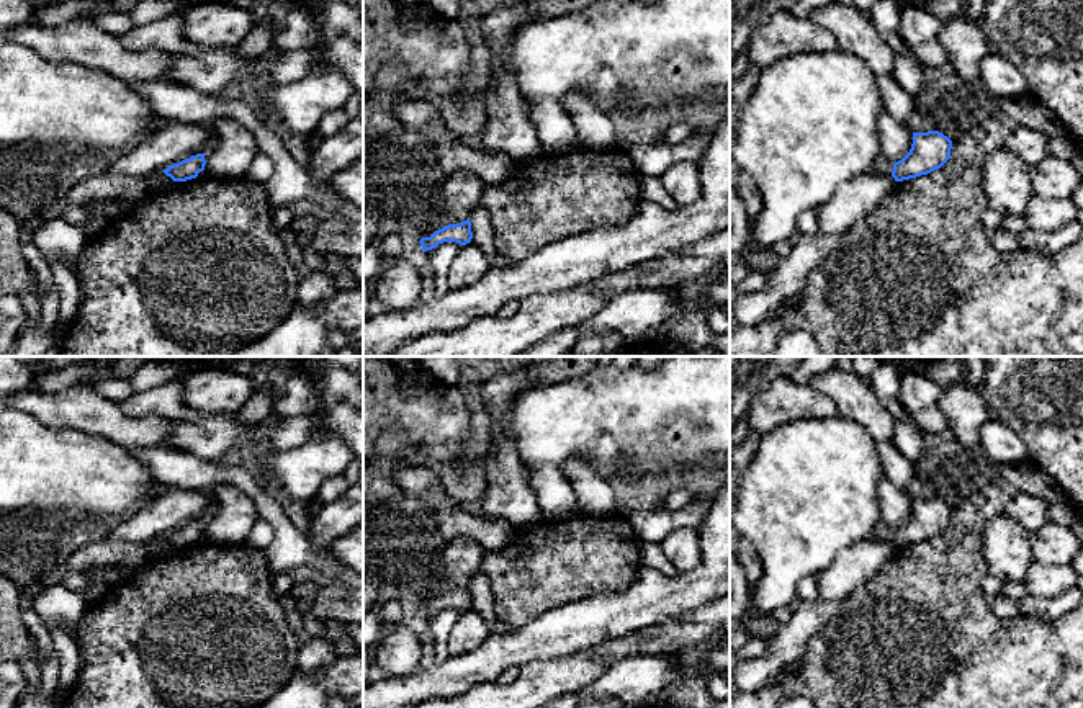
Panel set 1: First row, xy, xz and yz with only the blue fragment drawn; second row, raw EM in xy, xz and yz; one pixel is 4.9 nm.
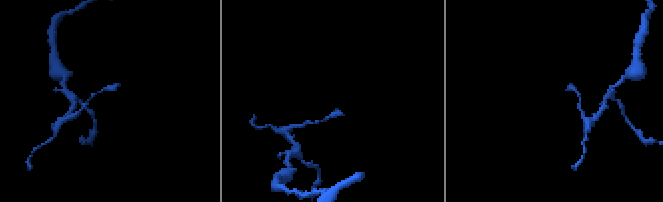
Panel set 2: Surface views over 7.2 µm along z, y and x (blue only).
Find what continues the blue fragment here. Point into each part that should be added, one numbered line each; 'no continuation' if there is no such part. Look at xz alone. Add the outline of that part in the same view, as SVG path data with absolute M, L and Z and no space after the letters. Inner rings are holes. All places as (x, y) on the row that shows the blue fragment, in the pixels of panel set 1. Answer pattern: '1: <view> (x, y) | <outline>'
no continuation

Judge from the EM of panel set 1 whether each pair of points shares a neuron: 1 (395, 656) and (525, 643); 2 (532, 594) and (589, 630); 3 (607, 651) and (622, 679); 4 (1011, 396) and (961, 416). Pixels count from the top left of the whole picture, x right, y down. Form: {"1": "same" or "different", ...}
{"1": "different", "2": "different", "3": "different", "4": "different"}

